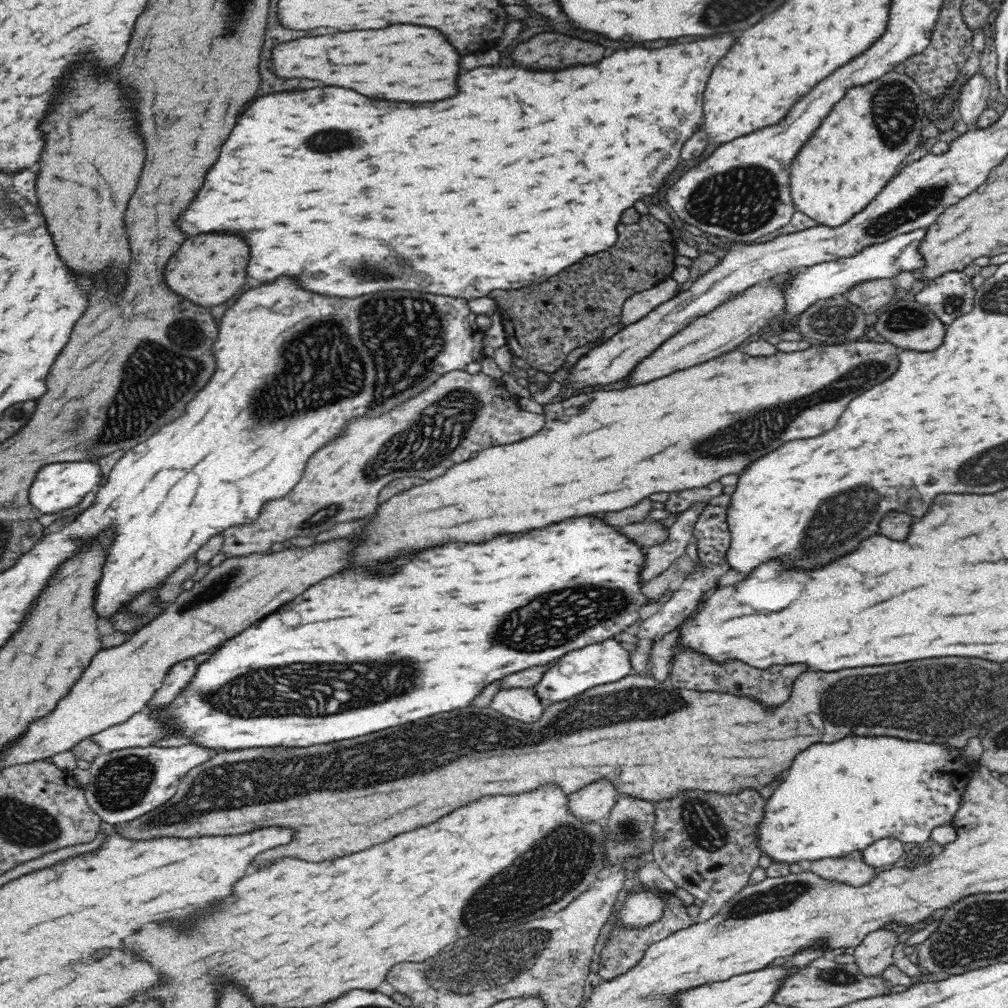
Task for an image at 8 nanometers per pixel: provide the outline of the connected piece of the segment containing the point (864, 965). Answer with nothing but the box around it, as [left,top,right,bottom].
[853,929,898,977]

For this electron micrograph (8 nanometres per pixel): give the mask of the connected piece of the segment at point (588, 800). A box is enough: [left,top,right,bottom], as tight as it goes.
[570,780,616,820]

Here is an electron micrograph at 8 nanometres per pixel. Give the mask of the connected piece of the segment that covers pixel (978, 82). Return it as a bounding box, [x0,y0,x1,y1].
[959,72,990,130]

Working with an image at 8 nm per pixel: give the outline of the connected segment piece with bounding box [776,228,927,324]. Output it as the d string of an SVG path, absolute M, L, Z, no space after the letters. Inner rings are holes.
M927 228L912 230L906 234L899 234L886 242L866 246L862 252L858 252L854 256L836 258L832 262L821 262L818 265L796 271L795 276L791 277L784 286L786 306L784 306L782 314L776 318L782 319L782 322L786 324L786 322L796 320L796 315L802 314L802 311L818 300L826 300L832 296L844 296L848 289L858 282L884 278L896 280L900 271L922 270L925 262L923 262L923 256L918 252L918 245L923 241L926 231Z

